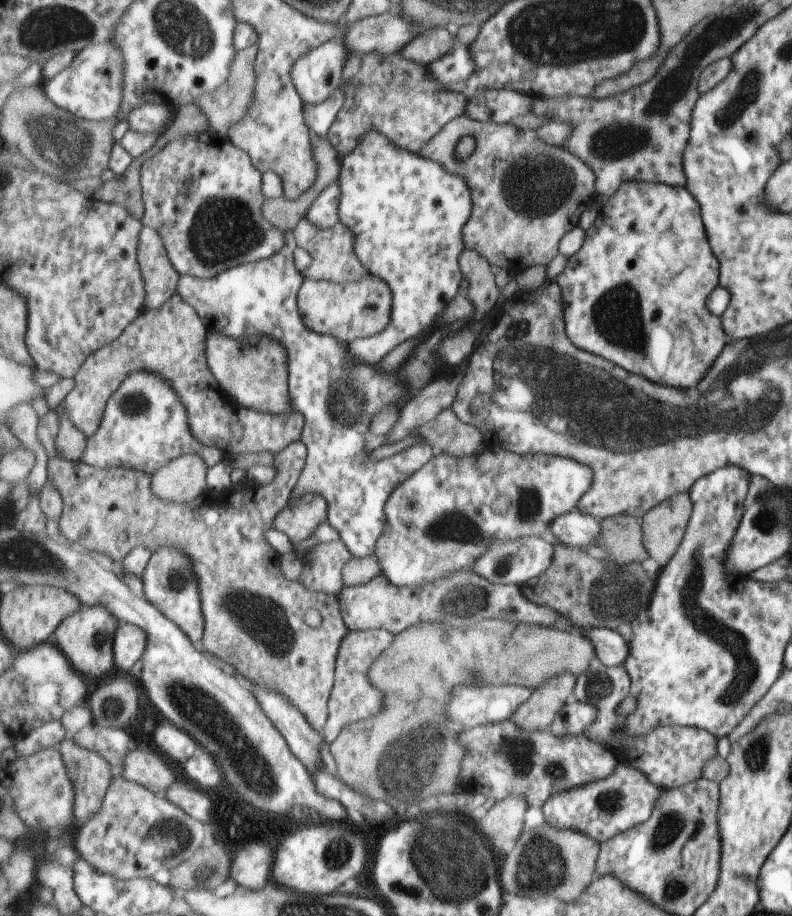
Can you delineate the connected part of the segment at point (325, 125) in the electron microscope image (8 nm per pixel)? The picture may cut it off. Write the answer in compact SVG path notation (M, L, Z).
M343 83L334 96L329 96L322 104L304 104L303 114L314 138L329 139L331 126L336 122L345 102Z

